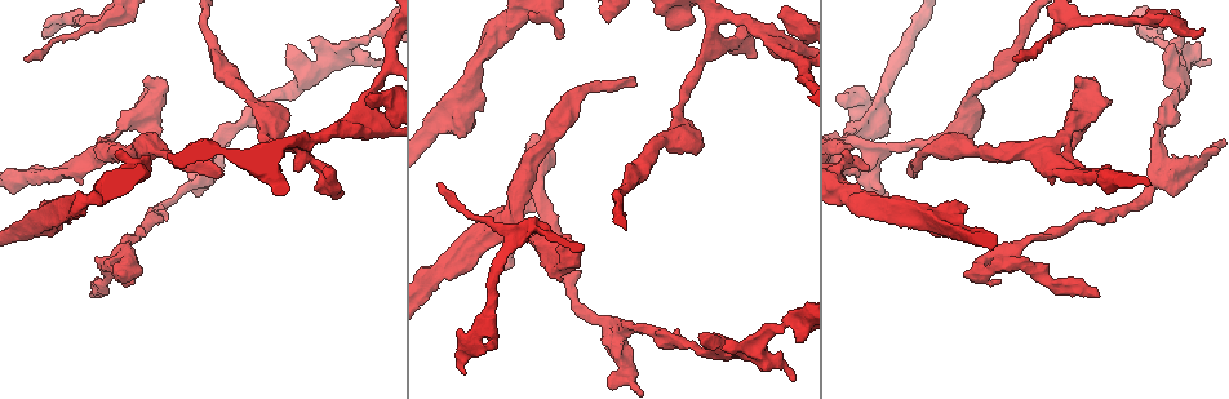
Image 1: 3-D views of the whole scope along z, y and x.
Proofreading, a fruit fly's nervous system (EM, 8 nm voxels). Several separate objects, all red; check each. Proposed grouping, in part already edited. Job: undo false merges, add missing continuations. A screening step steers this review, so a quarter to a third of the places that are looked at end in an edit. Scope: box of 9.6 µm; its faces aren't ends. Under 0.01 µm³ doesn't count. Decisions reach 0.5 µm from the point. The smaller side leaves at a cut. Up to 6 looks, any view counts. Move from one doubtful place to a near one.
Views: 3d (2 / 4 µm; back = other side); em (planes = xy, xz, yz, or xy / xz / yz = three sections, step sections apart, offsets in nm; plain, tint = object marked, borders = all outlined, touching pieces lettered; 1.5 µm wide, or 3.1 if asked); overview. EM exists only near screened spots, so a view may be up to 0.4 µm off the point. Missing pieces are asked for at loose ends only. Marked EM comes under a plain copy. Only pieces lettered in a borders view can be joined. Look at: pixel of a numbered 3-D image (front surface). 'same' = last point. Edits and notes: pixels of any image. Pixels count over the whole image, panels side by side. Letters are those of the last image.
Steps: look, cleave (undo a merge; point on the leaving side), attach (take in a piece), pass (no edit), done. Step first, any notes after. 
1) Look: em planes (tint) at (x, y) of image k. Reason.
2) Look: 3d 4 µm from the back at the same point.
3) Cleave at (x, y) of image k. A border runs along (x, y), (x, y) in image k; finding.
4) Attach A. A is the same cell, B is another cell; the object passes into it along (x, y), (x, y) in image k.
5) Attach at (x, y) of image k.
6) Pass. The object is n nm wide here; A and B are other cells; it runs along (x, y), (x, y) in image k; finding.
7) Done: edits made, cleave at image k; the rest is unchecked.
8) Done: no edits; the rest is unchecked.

Look: 3d 4 µm at (1074, 148) of image 1.

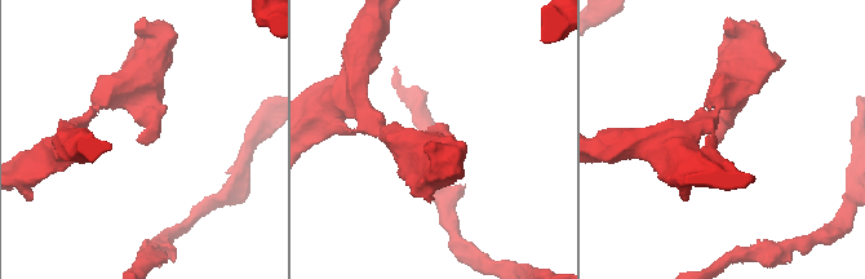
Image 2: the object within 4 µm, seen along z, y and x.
Look: em planes (borders) at (718, 137) of image 2. Now the EM.

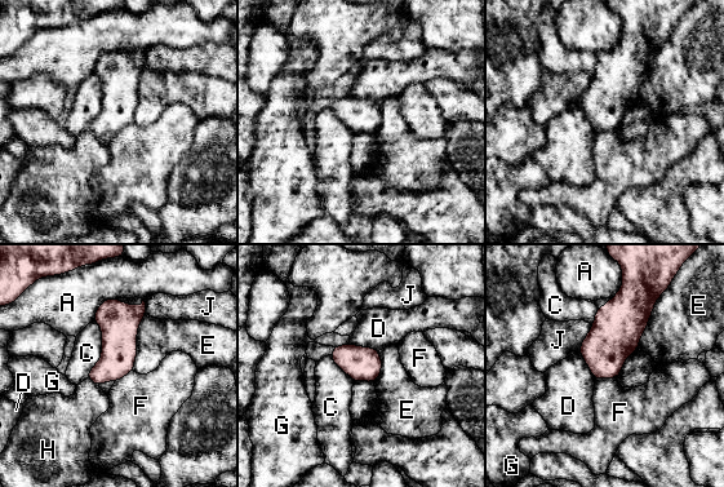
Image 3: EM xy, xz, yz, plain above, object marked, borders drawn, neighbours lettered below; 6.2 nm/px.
Pass. A, C, D, E, F, G, H and J are other cells; a border runs along (614, 377), (598, 377), (595, 380) in image 3; no lettered piece goes on from it.

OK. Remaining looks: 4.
Look: em planes (borders) at (1053, 182) of image 1.

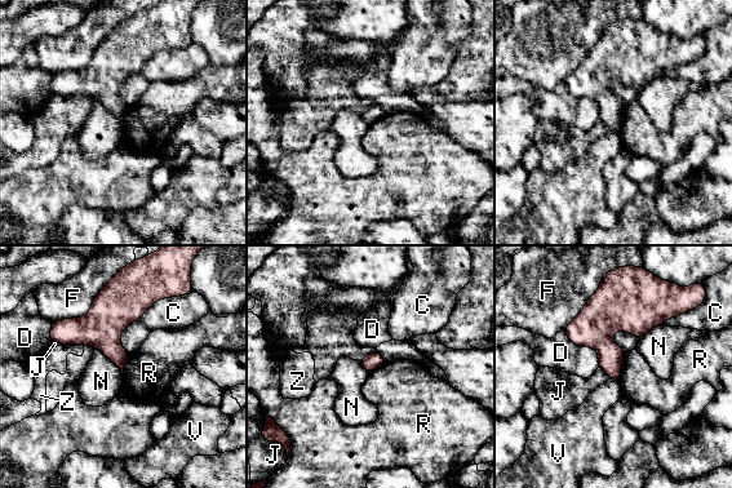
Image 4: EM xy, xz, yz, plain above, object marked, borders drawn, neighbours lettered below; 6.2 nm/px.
Pass. C, D, F, J, N, R, V and Z are other cells; a border runs along (625, 353), (619, 377) in image 4; no lettered piece goes on from it.

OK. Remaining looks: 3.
Look: em xy step 8 (tint) at (796, 339) of image 1. Thick end.

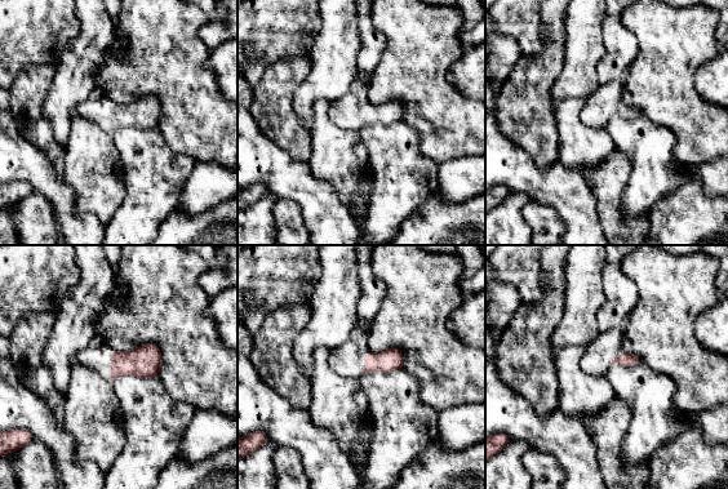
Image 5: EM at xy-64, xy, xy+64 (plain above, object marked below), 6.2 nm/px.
Look: em planes (borders) at the same point. Cut it another way.

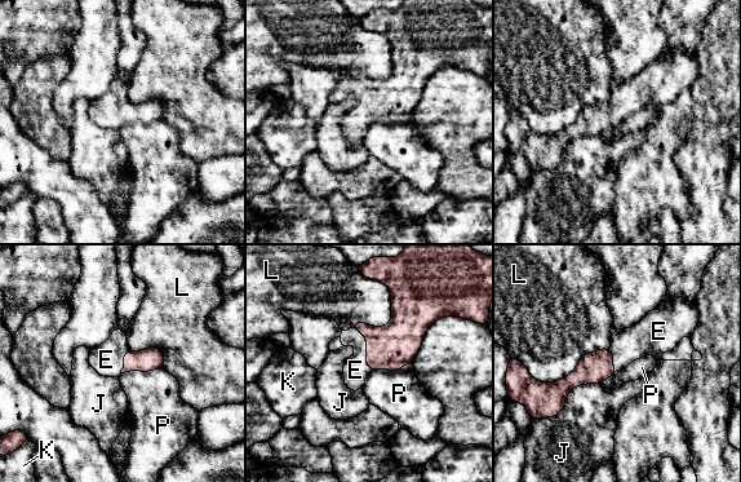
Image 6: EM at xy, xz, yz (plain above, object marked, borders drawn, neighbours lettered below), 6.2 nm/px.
Attach E. E is the same cell, J, K, L and P are other cells; the object passes into it along (395, 345), (367, 346), (355, 370) in image 6; it goes on there.

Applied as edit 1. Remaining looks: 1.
Done: edits made, attach at image 6; the rest is unchecked.

